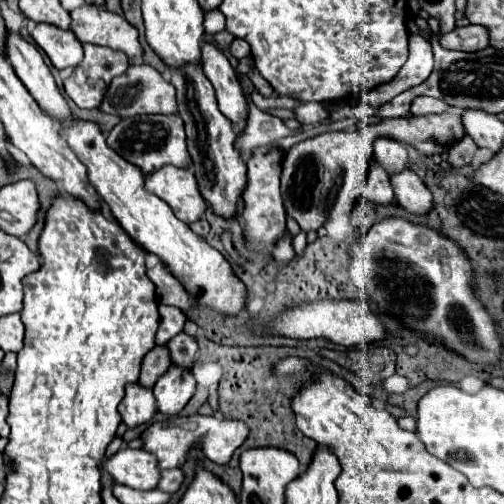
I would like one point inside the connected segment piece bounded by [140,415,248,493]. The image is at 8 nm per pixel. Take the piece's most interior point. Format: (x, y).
(169, 440)

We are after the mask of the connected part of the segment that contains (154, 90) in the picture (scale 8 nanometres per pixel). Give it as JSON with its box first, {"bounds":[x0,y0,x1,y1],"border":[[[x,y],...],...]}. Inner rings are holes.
{"bounds":[100,63,178,117],"border":[[[146,63],[130,65],[124,75],[114,77],[100,109],[104,113],[122,115],[122,117],[134,117],[134,115],[142,115],[142,113],[166,113],[166,115],[170,115],[170,113],[178,111],[176,89],[154,67],[150,67]]]}

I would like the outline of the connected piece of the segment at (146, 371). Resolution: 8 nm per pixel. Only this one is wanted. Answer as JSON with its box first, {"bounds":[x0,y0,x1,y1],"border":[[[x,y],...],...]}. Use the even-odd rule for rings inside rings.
{"bounds":[140,345,170,387],"border":[[[154,345],[154,349],[150,349],[150,353],[146,353],[144,361],[142,361],[142,371],[140,371],[140,381],[146,387],[152,387],[158,377],[170,367],[170,353],[166,349],[166,345]]]}

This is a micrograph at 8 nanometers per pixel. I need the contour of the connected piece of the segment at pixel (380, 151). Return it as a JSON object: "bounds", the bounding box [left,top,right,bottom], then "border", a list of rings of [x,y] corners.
{"bounds":[374,137,408,173],"border":[[[378,137],[376,139],[376,143],[374,143],[374,157],[376,157],[376,161],[388,173],[402,171],[408,165],[406,145],[404,143],[398,143],[394,139],[388,139],[388,137]]]}

